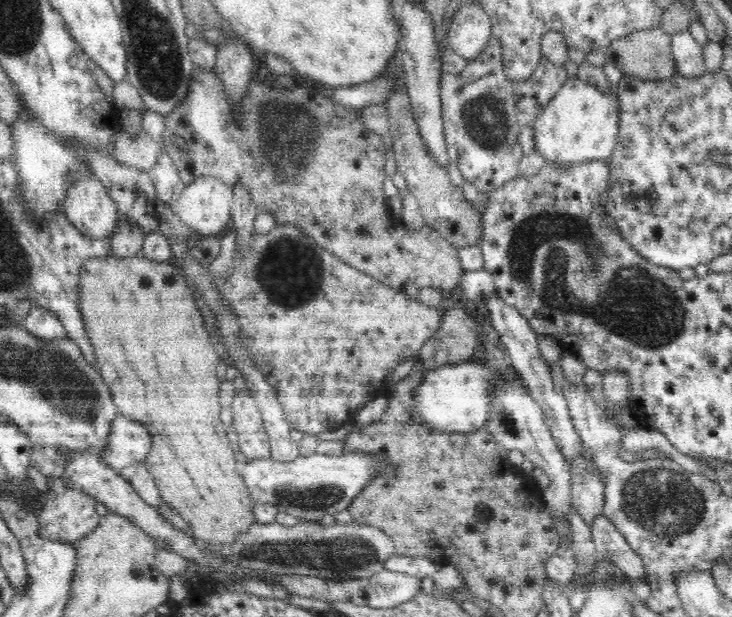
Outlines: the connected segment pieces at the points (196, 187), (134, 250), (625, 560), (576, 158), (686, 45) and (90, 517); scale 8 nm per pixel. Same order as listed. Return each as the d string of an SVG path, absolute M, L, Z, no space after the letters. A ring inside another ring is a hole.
M201 176L188 183L169 206L195 232L197 238L221 237L230 227L232 197L232 188L224 181L212 176Z
M120 218L109 239L111 253L118 259L140 256L144 239L145 232L135 222Z
M604 515L597 517L590 528L600 558L612 562L627 578L647 583L648 573L642 557L632 551L624 535Z
M577 76L569 78L562 84L562 88L554 98L546 104L543 112L536 118L534 124L534 148L545 158L545 162L556 164L576 164L587 160L607 160L616 146L620 123L620 109L618 109L617 91L615 88L604 92L595 86L580 80Z
M689 31L672 35L671 44L676 72L686 78L705 74L707 70L703 57L703 48L691 36Z
M57 477L50 480L49 490L44 504L38 516L38 537L48 540L59 540L66 544L76 544L89 536L101 522L94 505L96 499L82 491L68 489L66 483L62 483Z

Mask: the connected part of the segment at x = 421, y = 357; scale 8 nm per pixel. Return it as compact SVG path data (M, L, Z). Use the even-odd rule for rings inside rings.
M459 306L443 310L438 330L422 345L418 352L418 362L426 369L440 368L447 364L460 364L474 359L474 350L480 345L483 336L481 320L468 316Z

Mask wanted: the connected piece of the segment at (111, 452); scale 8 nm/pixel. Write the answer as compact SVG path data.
M126 416L114 417L102 457L112 469L140 464L150 452L151 439L140 422Z

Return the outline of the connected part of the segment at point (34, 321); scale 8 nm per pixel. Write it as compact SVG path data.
M33 305L27 314L23 328L30 334L46 340L67 338L62 321L52 311Z

